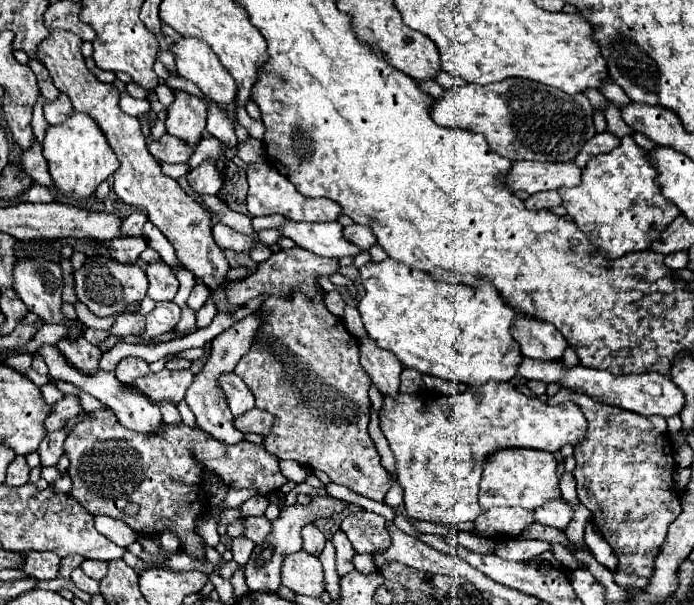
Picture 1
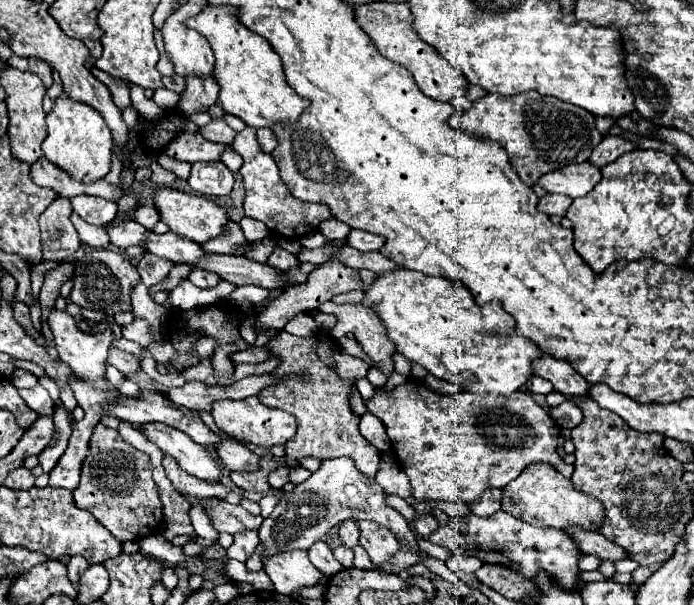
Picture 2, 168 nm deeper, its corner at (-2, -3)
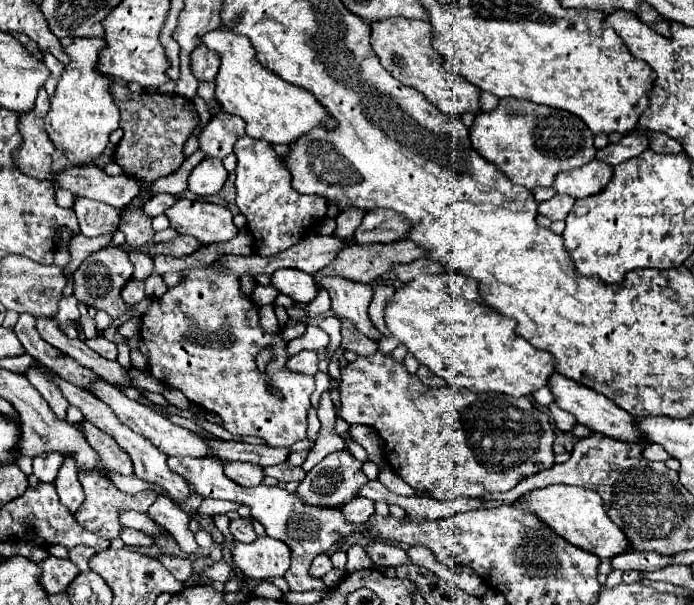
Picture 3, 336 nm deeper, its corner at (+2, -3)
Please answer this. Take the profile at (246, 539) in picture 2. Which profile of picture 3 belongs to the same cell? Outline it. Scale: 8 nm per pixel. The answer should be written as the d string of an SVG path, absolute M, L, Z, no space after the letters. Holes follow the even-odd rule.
M238 518L238 520L232 520L230 522L230 532L234 534L236 540L240 542L254 542L256 540L256 534L254 534L254 528L252 528L252 522L248 518Z

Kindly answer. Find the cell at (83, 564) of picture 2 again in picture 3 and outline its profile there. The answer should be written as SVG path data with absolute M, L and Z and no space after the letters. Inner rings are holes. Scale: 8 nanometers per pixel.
M76 546L70 550L70 560L72 564L76 564L80 568L80 572L88 572L90 566L88 566L88 560L94 556L94 548L88 548L88 546Z

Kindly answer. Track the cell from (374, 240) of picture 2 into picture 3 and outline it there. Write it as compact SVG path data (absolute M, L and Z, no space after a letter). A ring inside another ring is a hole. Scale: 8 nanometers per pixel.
M372 210L364 216L362 224L354 232L356 244L390 244L394 240L400 240L400 236L408 234L408 222L404 216L392 212L392 210Z

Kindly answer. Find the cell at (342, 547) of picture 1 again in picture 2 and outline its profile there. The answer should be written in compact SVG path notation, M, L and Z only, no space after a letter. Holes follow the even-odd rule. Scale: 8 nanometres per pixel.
M344 520L344 524L340 524L340 540L344 546L348 548L354 548L358 544L358 536L360 536L360 530L358 530L358 522L356 520Z

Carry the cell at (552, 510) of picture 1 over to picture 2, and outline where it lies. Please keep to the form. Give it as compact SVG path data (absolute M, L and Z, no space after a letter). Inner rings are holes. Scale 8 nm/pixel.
M568 528L566 532L572 534L572 538L580 544L580 550L584 554L592 554L592 556L596 556L600 560L608 560L608 562L630 558L618 544L612 544L600 532L584 532L582 528Z

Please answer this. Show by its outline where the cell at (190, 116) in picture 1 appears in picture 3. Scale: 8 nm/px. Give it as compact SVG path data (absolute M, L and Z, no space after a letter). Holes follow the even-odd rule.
M204 44L200 48L196 48L196 54L192 54L192 74L198 82L214 82L216 72L218 72L218 60L214 52L208 52L208 48L204 48Z

